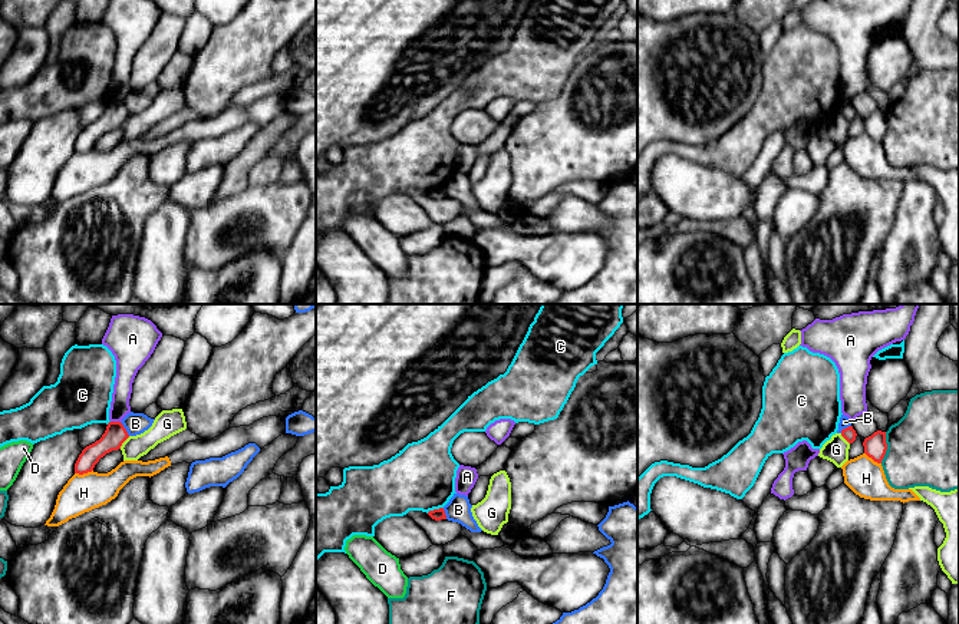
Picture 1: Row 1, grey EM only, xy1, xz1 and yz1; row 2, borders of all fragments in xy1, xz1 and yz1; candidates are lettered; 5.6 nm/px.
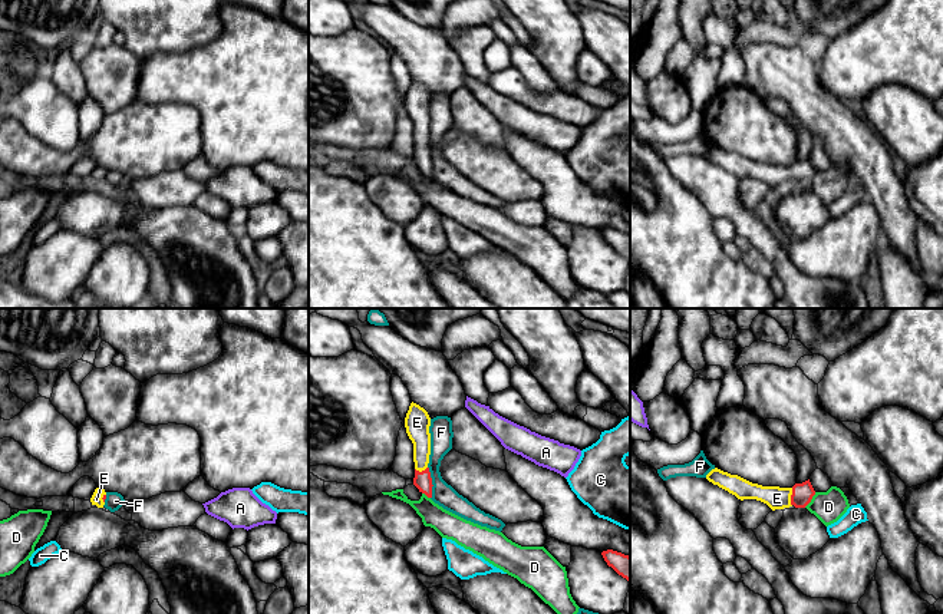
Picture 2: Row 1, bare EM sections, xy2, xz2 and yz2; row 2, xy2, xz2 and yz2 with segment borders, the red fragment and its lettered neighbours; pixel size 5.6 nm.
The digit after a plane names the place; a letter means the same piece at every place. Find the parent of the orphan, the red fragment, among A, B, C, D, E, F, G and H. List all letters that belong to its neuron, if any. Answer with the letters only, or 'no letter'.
E

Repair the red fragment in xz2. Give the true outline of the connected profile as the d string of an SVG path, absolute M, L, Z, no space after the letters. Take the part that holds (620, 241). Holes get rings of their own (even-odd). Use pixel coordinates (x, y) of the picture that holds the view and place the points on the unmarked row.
M607 228L601 231L604 240L611 245L619 254L630 261L630 235L621 231Z

